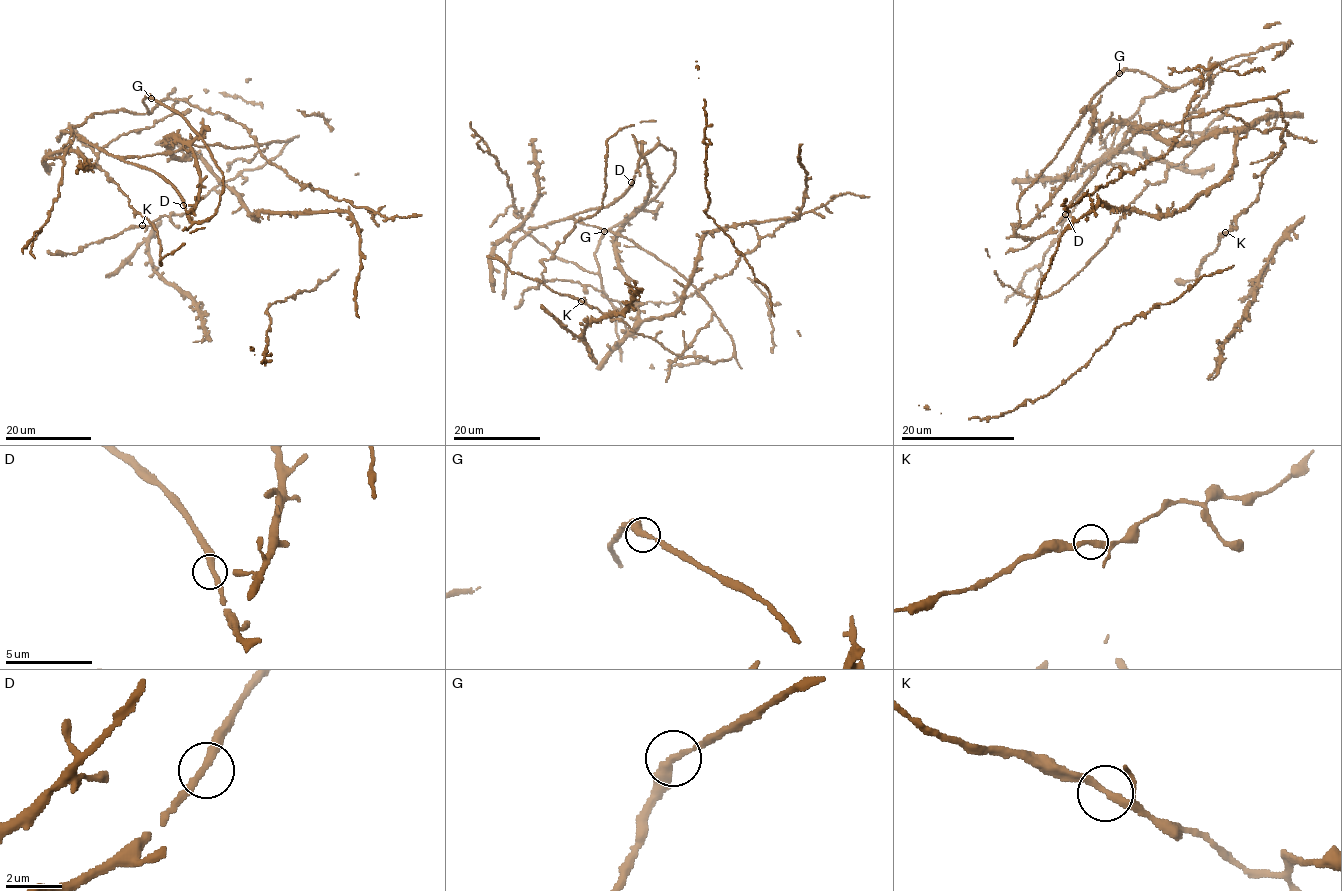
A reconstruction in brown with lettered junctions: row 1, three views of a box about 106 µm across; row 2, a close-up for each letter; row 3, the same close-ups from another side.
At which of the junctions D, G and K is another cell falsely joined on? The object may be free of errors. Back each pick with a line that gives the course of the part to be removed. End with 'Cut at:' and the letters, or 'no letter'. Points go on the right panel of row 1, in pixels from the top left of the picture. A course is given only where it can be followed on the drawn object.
Cut at: no letter

